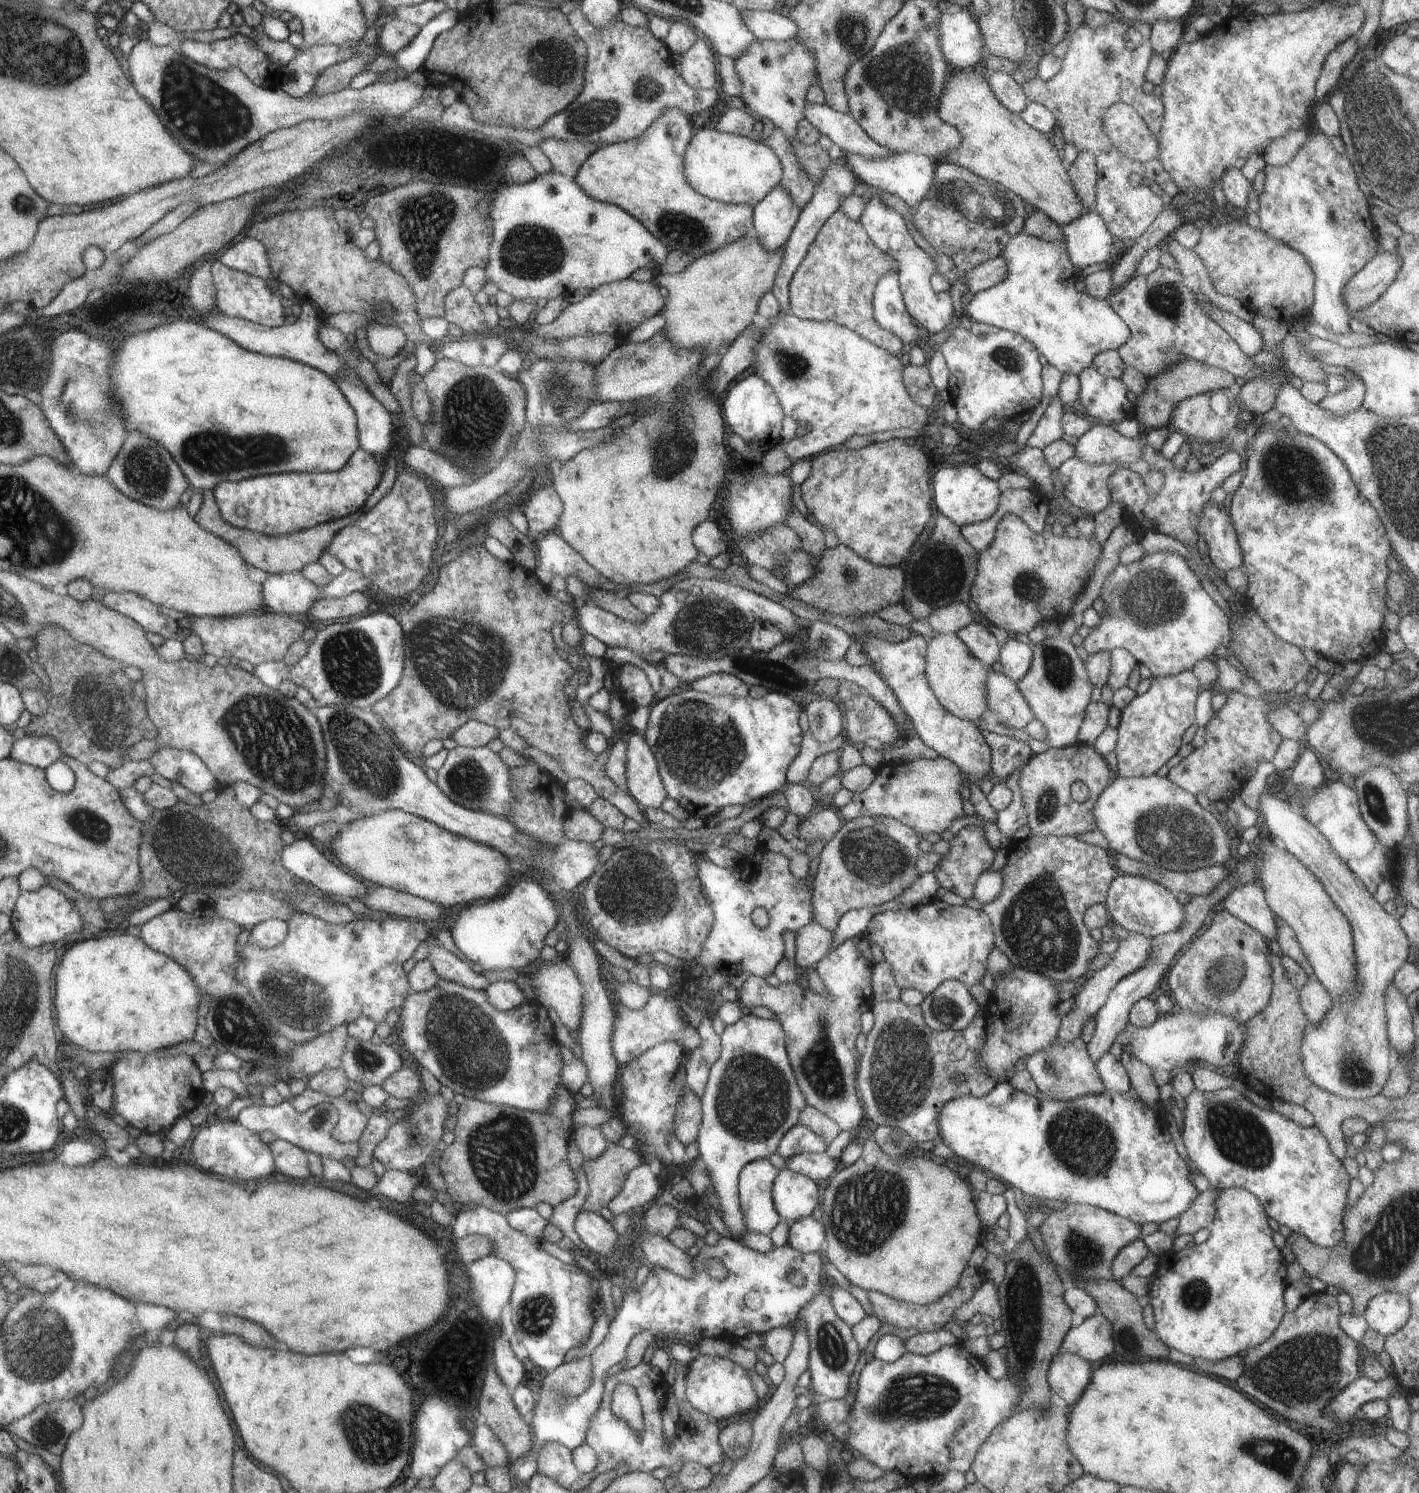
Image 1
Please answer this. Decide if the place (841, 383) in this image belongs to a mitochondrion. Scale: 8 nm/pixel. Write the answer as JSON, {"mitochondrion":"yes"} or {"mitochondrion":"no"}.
{"mitochondrion":"no"}

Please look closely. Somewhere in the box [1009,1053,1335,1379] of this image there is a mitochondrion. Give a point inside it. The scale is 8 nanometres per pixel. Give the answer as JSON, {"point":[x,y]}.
{"point":[1083,1141]}

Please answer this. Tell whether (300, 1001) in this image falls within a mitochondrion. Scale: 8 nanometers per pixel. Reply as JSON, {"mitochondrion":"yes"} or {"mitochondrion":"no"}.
{"mitochondrion":"yes"}

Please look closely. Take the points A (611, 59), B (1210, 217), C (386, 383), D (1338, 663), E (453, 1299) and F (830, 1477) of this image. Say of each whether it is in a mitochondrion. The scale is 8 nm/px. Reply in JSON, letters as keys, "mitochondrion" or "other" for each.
{"A":"other","B":"other","C":"other","D":"other","E":"other","F":"other"}

